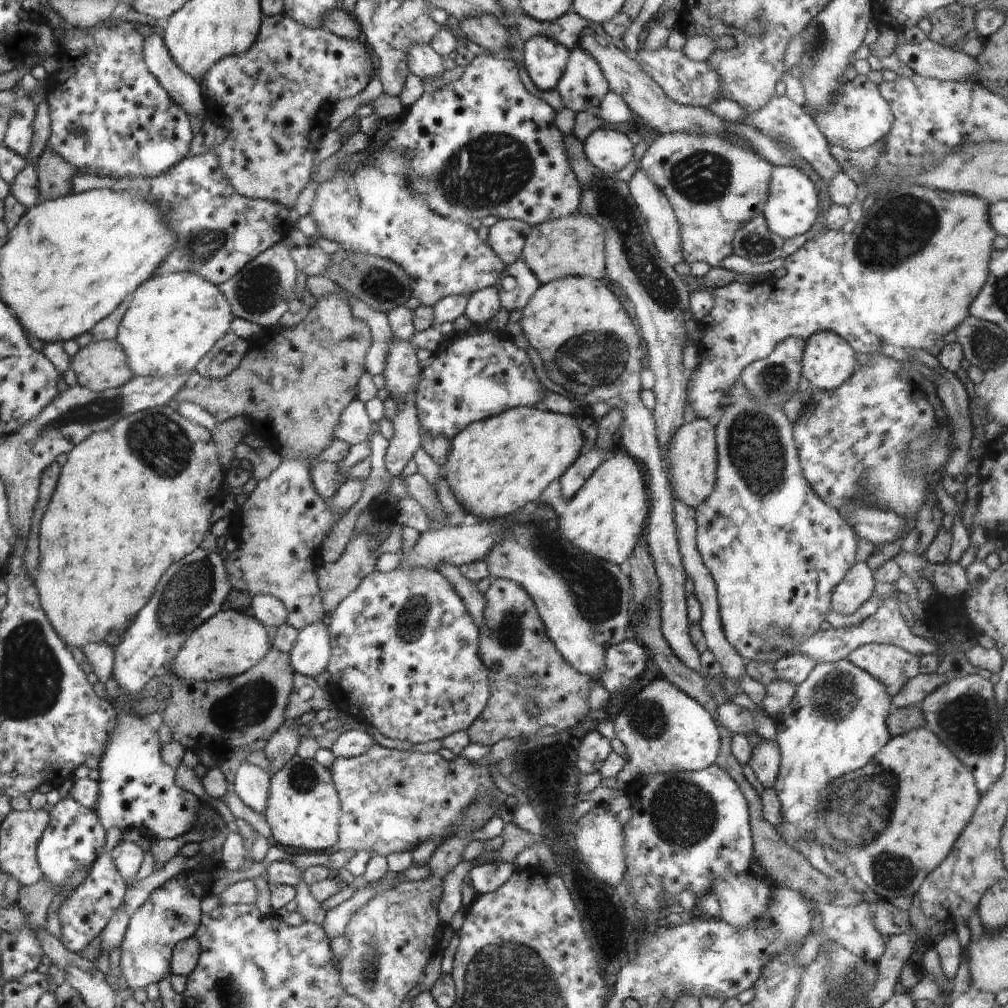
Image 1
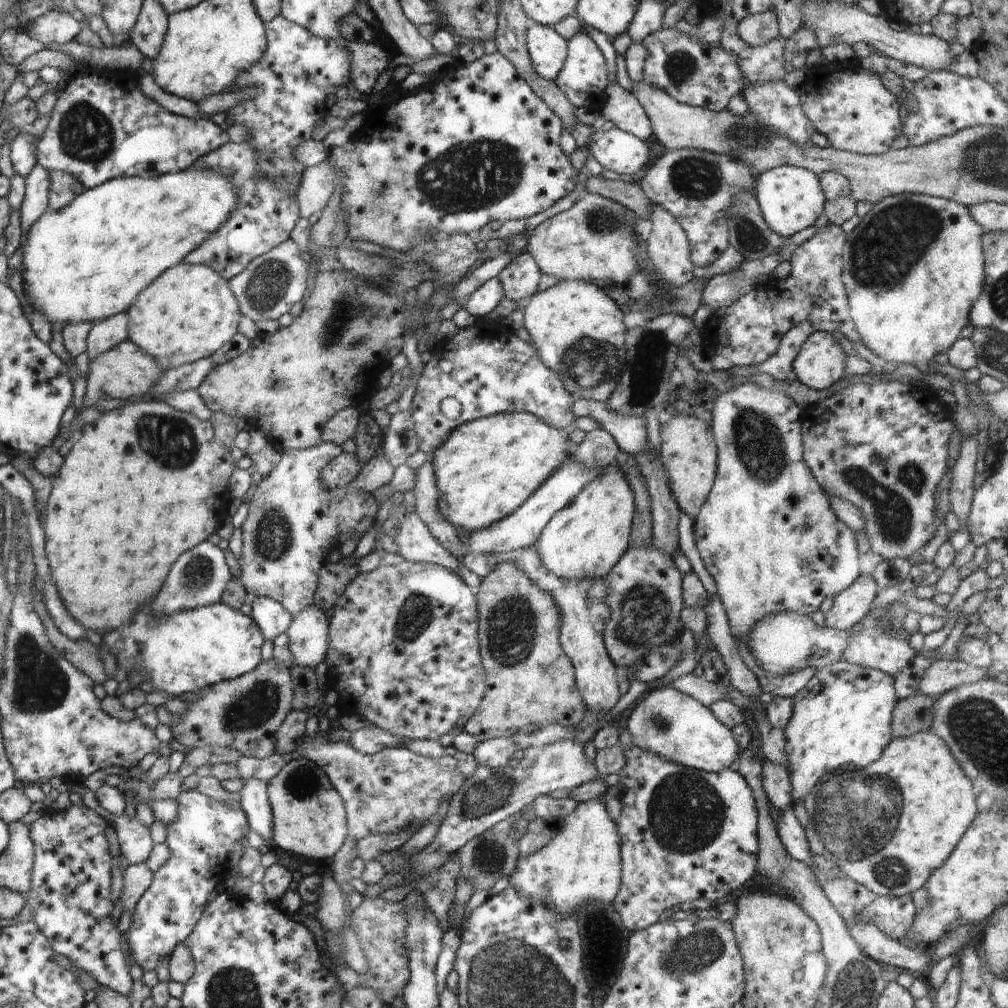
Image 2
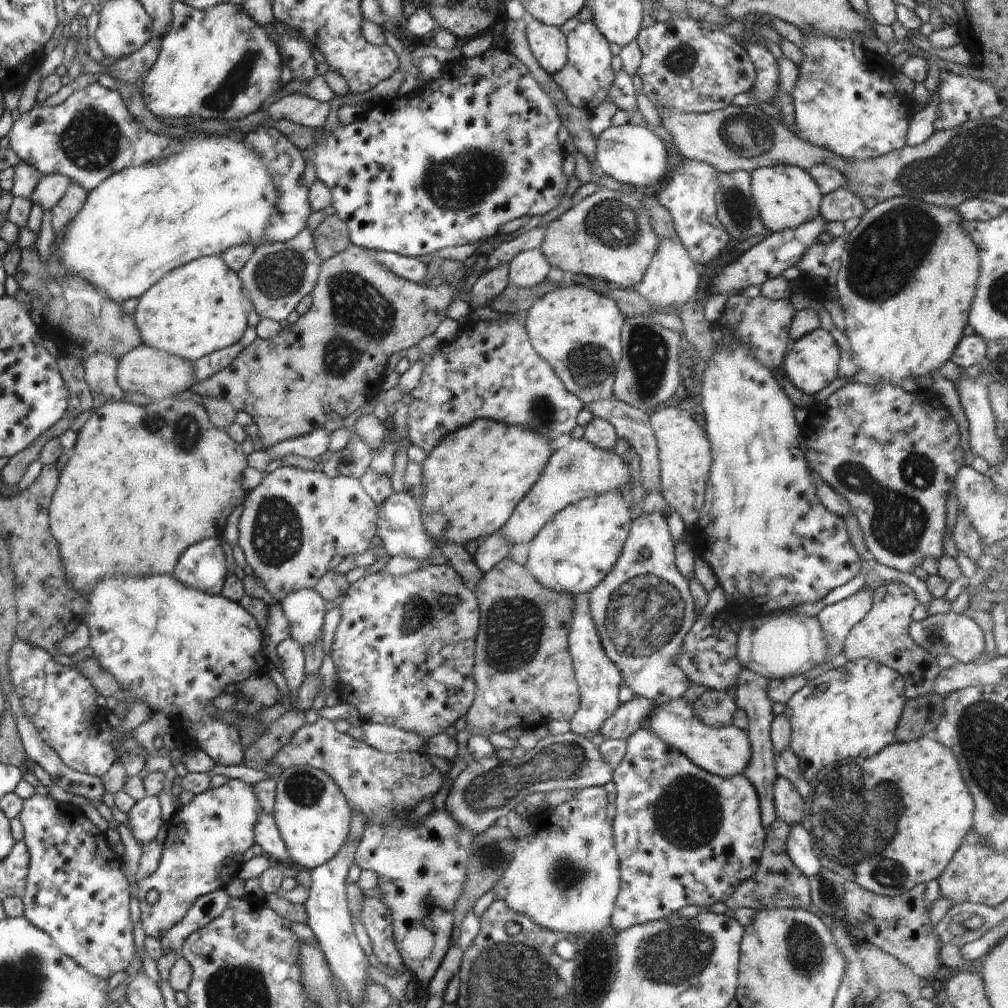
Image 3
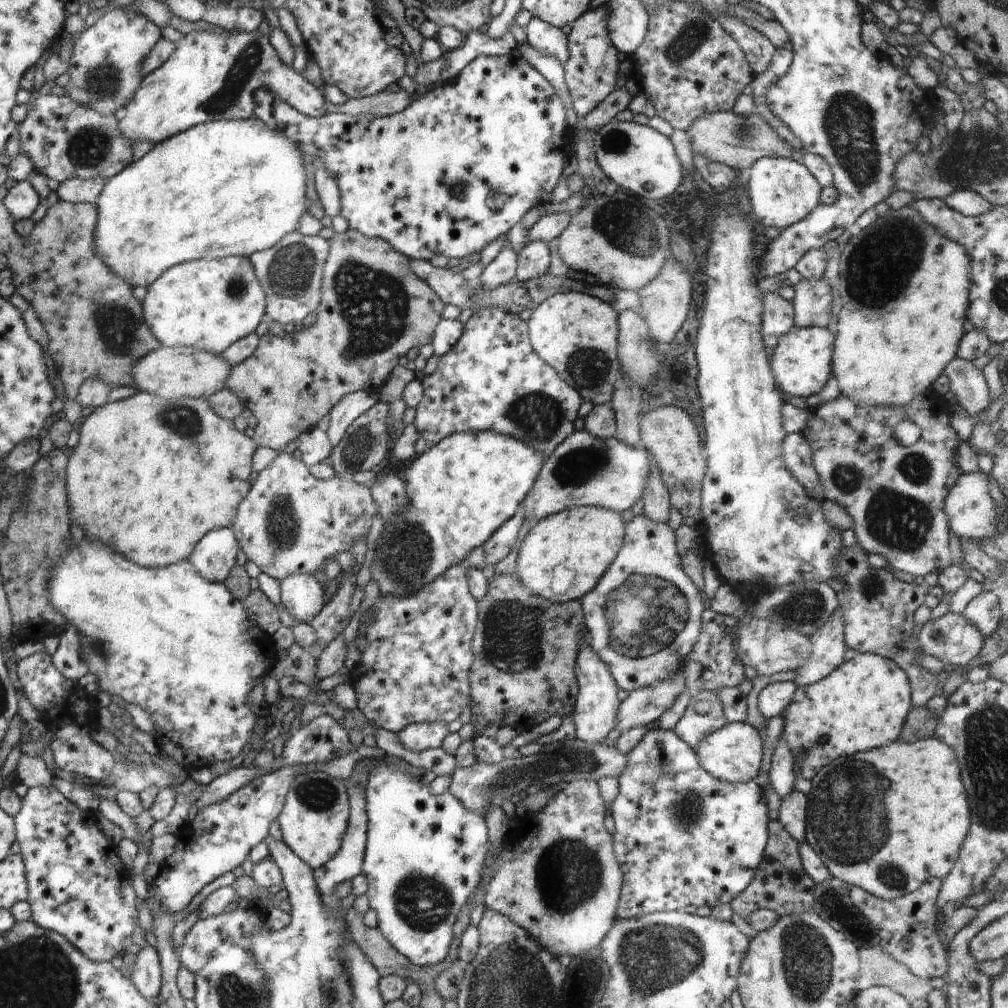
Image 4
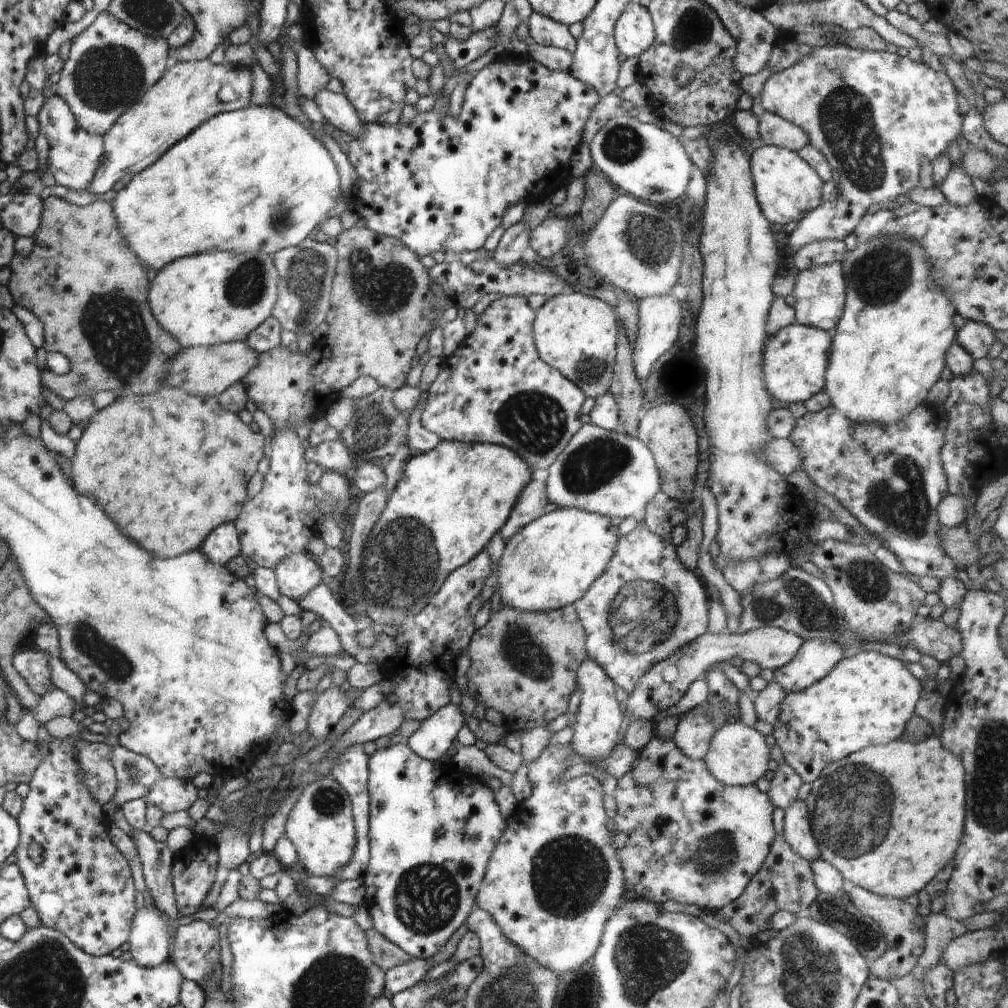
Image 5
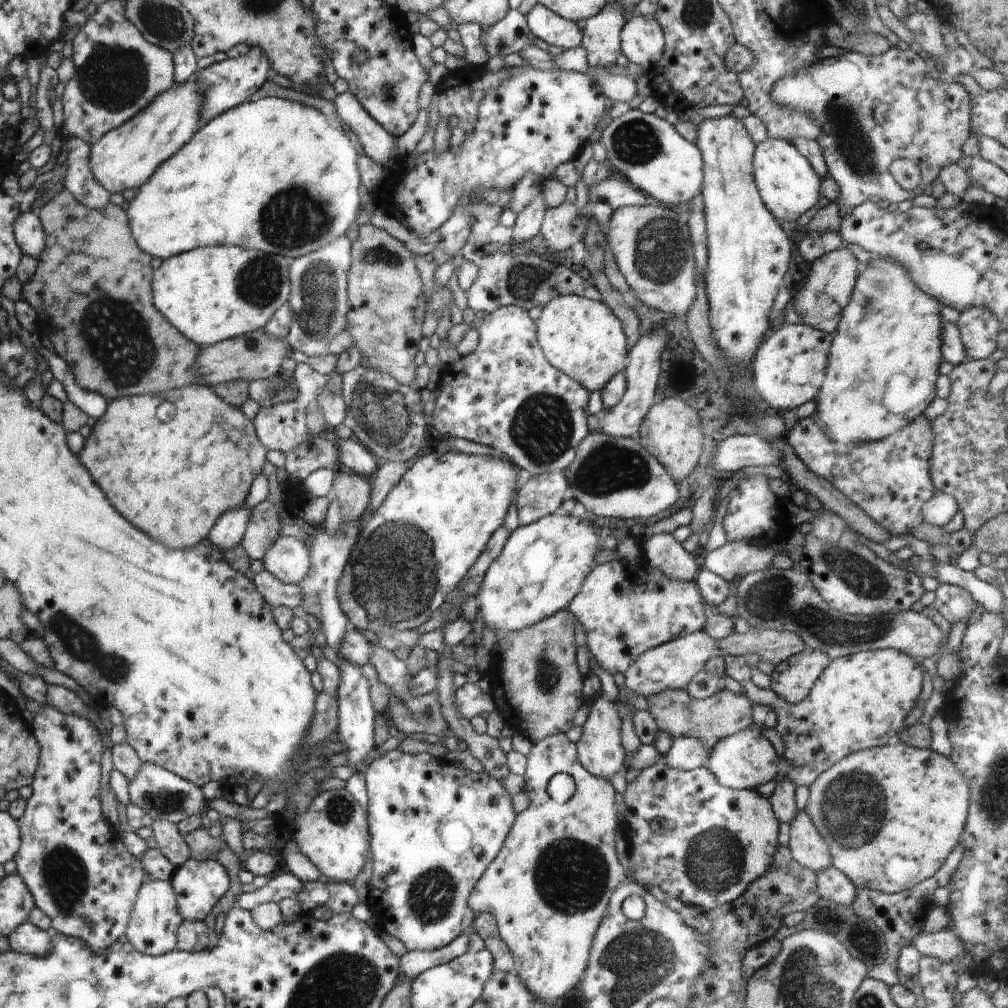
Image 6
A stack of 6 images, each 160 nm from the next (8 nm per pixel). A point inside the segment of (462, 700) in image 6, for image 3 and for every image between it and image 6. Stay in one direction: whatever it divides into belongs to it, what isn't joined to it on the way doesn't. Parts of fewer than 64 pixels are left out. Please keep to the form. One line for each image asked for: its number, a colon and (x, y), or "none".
3: (388, 739)
4: (416, 737)
5: (438, 732)

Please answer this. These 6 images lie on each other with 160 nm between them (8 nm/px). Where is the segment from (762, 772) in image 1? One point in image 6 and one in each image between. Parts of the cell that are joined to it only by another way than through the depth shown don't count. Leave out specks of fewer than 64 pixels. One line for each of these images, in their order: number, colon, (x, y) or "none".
2: (775, 778)
3: (788, 803)
4: (792, 816)
5: (797, 830)
6: (808, 848)

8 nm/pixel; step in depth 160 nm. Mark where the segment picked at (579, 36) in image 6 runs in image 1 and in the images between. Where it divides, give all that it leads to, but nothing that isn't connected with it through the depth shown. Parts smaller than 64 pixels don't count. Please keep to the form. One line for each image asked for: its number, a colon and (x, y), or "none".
1: (545, 60)
2: (548, 50)
3: (548, 44)
4: (551, 41)
5: (546, 32)

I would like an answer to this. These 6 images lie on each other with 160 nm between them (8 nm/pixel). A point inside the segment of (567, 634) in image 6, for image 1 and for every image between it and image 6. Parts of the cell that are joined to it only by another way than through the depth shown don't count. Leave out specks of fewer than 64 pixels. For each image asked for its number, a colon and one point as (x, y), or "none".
1: (524, 665)
2: (529, 679)
3: (524, 676)
4: (524, 647)
5: (523, 664)

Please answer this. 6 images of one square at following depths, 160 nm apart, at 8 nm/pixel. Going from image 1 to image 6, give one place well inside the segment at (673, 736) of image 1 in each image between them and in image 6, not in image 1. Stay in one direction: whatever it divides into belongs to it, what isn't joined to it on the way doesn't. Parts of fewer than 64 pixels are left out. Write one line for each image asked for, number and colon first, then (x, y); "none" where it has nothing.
2: (670, 724)
3: (725, 751)
4: (733, 753)
5: (737, 755)
6: (746, 759)

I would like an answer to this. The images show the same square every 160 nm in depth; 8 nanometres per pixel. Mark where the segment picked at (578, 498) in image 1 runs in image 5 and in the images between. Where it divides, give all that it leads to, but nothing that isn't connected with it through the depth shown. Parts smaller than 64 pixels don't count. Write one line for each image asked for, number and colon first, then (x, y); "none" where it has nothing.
2: (588, 537)
3: (572, 553)
4: (564, 555)
5: (550, 563)

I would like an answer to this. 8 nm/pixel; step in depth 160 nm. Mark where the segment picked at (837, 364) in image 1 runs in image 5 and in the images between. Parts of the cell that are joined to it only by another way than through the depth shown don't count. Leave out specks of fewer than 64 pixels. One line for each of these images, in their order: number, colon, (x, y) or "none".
2: (821, 362)
3: (812, 362)
4: (801, 363)
5: (795, 359)

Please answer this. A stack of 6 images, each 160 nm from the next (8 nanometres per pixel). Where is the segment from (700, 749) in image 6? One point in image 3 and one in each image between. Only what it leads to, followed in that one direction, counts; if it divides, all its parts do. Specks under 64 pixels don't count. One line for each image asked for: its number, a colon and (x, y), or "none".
3: (715, 707)
4: (704, 715)
5: (695, 729)

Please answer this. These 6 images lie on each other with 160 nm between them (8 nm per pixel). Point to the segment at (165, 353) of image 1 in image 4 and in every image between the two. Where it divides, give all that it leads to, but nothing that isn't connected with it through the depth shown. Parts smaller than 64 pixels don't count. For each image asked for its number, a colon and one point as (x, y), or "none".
2: (189, 312)
3: (197, 309)
4: (210, 304)

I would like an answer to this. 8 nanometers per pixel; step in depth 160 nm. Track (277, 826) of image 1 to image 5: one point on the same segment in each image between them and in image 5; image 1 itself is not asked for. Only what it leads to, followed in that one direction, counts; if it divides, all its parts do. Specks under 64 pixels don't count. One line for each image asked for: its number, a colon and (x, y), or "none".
2: (309, 816)
3: (313, 817)
4: (314, 818)
5: (320, 825)

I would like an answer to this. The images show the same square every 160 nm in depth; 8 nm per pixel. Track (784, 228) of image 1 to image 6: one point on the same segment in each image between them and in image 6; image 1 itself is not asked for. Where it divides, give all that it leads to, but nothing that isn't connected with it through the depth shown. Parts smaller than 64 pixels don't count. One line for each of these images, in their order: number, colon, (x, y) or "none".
2: (790, 198)
3: (786, 196)
4: (782, 191)
5: (787, 188)
6: (788, 185)

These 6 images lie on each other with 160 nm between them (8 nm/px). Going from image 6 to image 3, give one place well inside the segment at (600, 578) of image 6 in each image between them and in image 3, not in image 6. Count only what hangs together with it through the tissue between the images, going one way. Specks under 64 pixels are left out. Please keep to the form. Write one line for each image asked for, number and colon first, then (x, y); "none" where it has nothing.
3: (643, 609)
4: (643, 617)
5: (646, 605)

